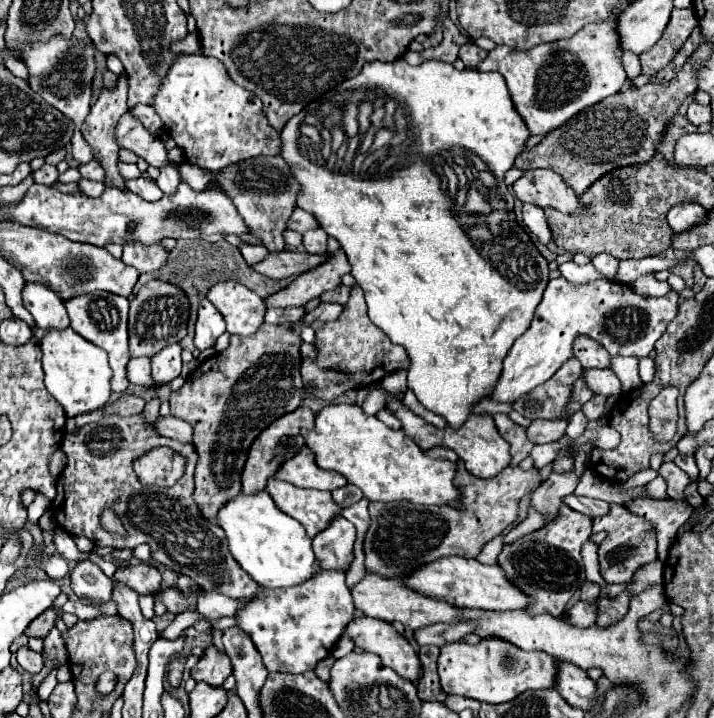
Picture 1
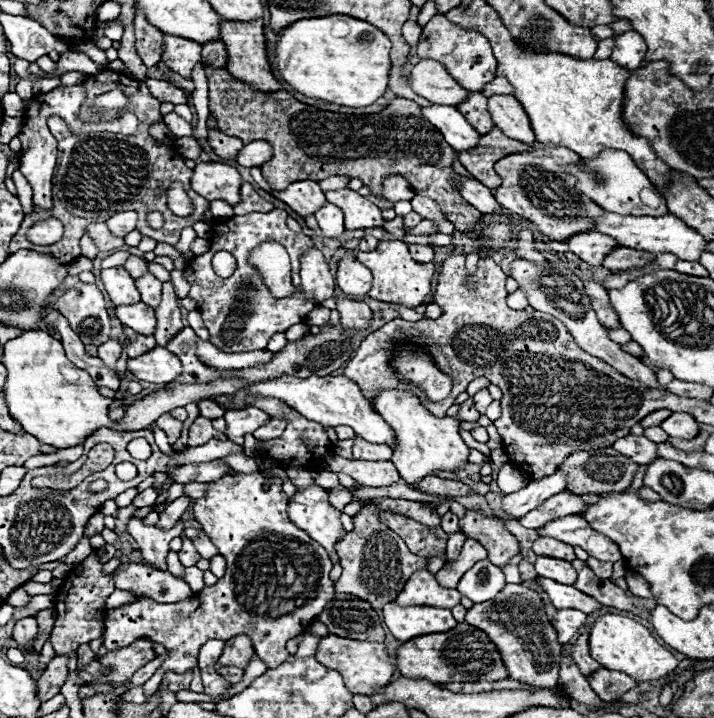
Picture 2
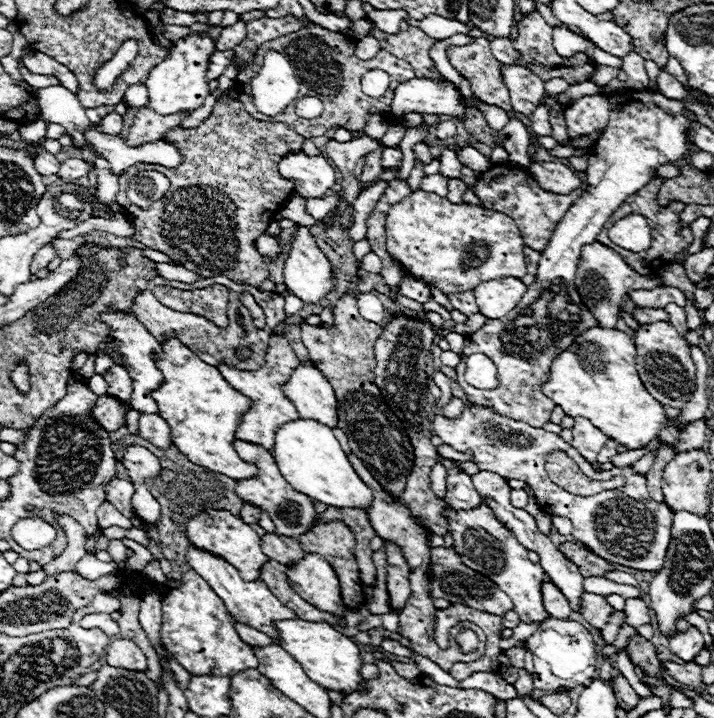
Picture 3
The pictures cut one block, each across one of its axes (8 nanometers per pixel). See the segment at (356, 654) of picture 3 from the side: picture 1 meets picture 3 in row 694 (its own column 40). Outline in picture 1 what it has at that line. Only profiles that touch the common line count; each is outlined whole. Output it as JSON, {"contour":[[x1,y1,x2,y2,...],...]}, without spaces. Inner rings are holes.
{"contour":[[66,328,64,332,48,330,40,346,44,352,42,366,46,374,44,378,46,390,64,408,68,418,100,410,108,404,110,394,112,394,112,388,110,388,112,368,108,366,106,352,102,348,84,340,80,334,72,332,72,328]]}

